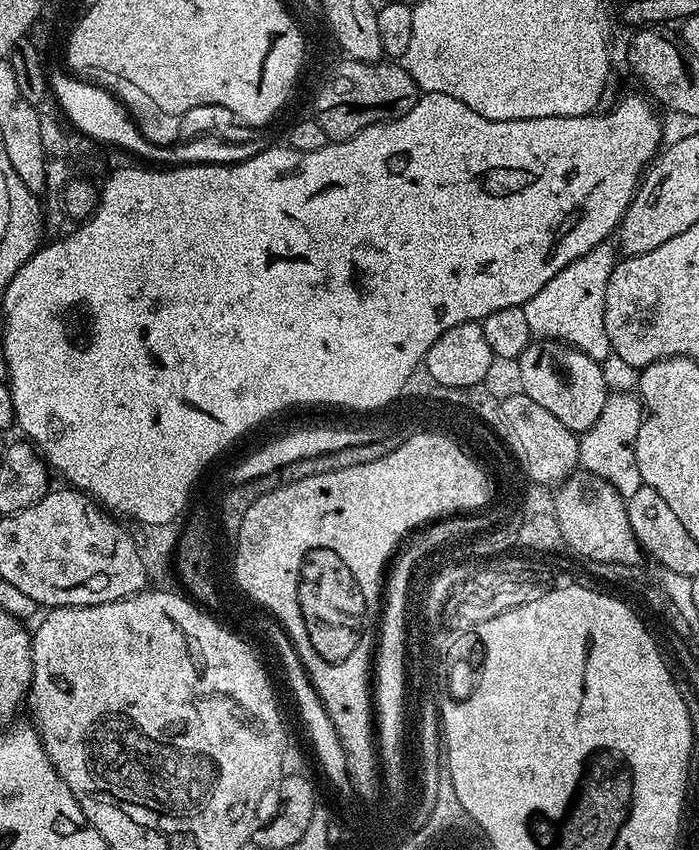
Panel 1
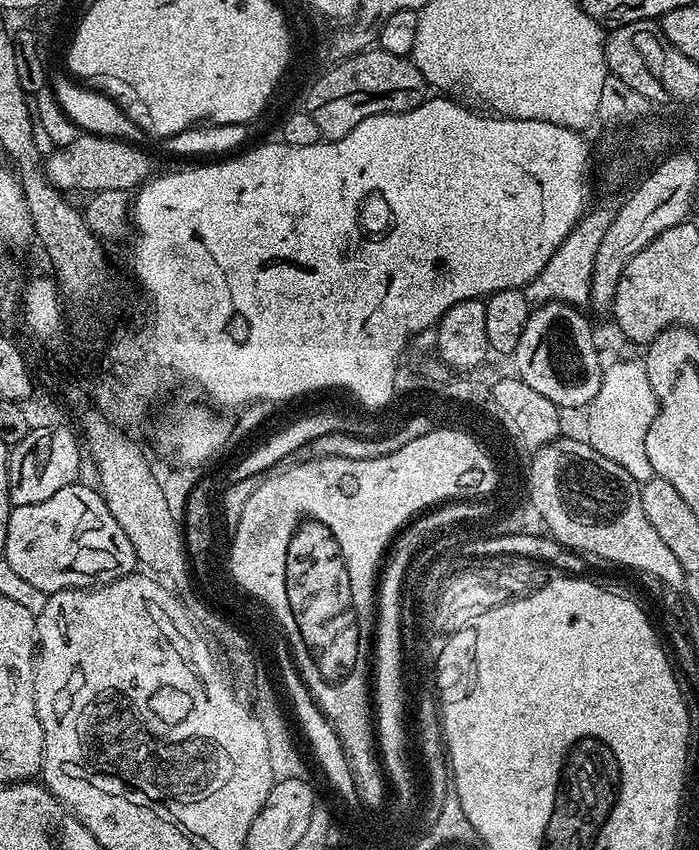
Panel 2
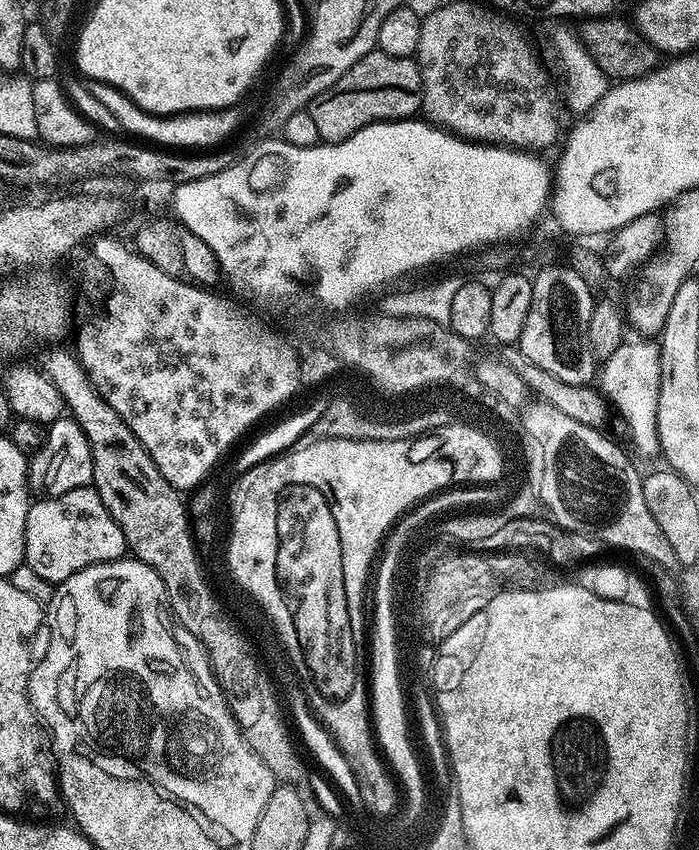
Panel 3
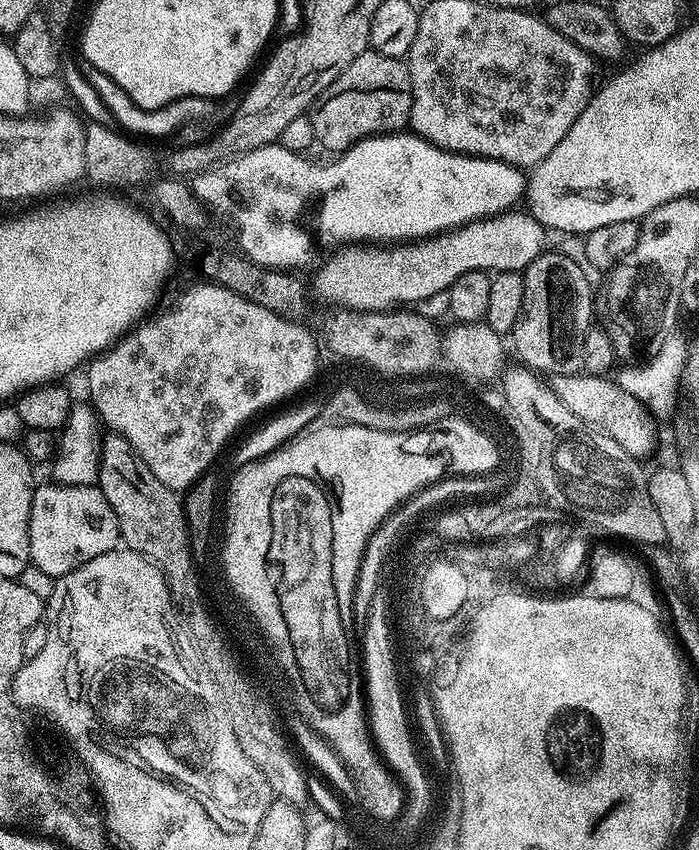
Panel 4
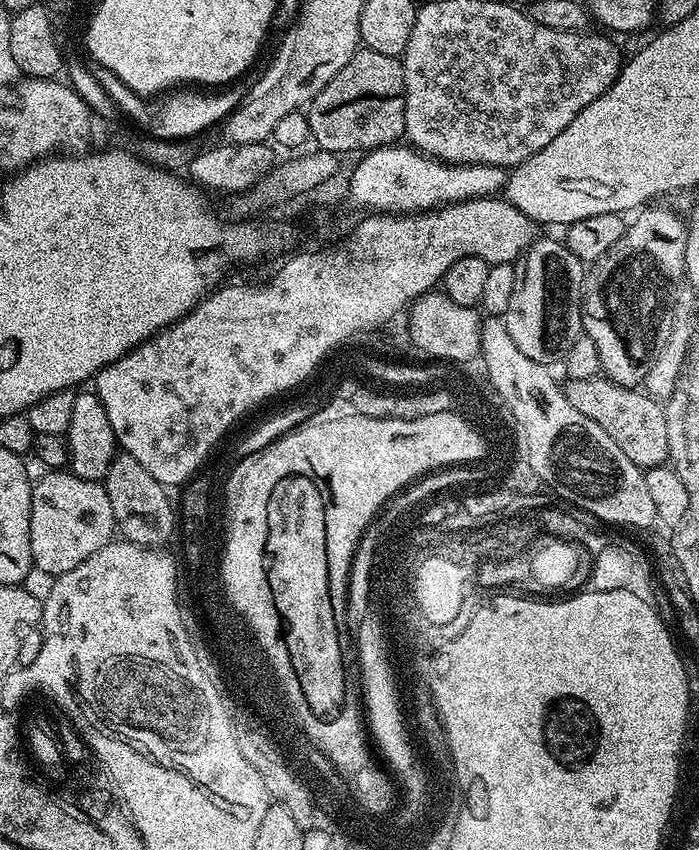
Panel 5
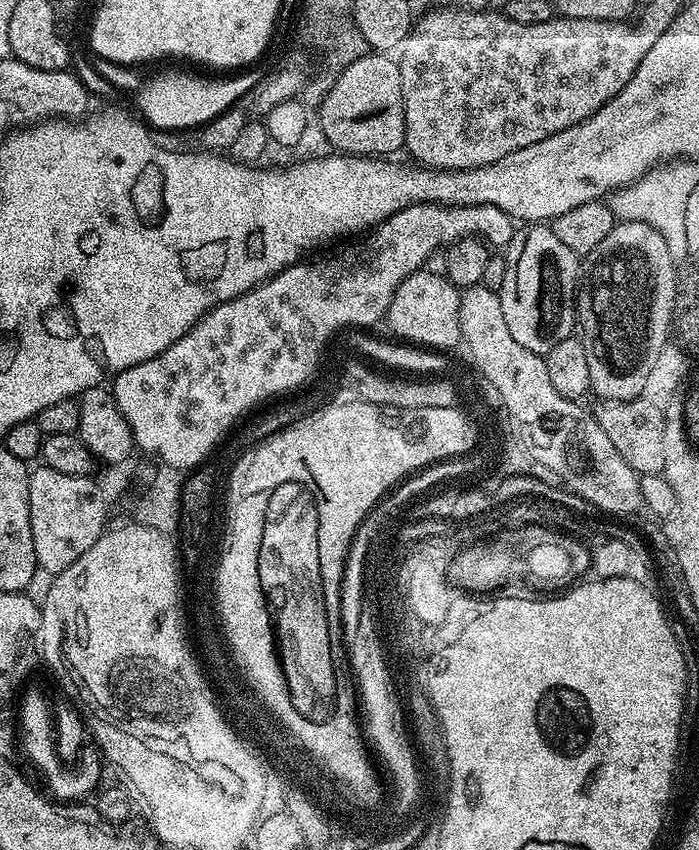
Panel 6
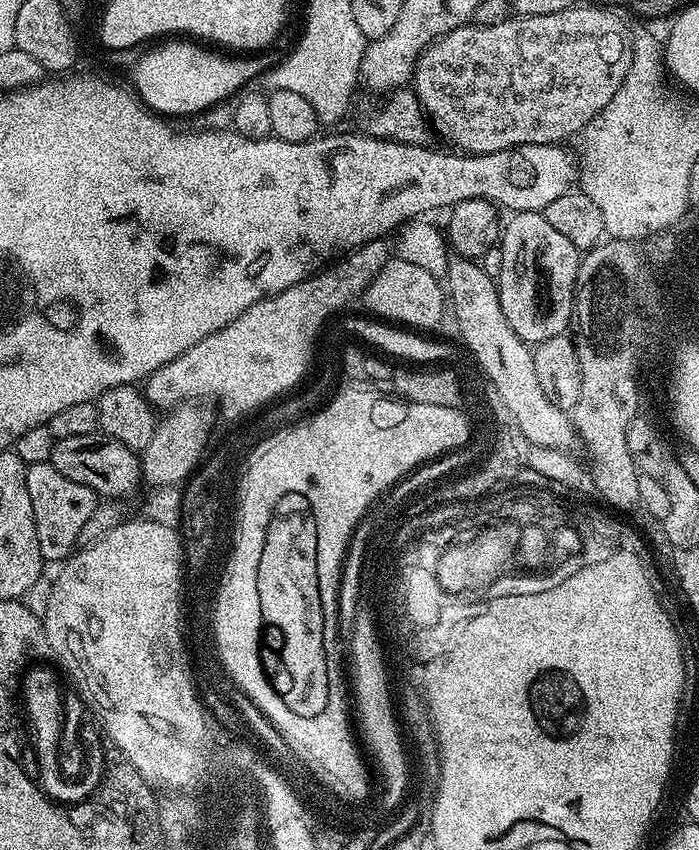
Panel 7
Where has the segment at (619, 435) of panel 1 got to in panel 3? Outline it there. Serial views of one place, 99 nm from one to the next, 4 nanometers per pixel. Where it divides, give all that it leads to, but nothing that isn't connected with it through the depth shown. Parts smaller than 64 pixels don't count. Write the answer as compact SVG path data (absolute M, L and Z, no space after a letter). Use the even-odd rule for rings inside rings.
M652 338L629 339L620 344L610 358L603 361L598 372L598 388L609 405L616 407L618 415L628 427L628 436L636 447L635 455L661 455L656 415L658 414L658 390L660 389L660 346Z

